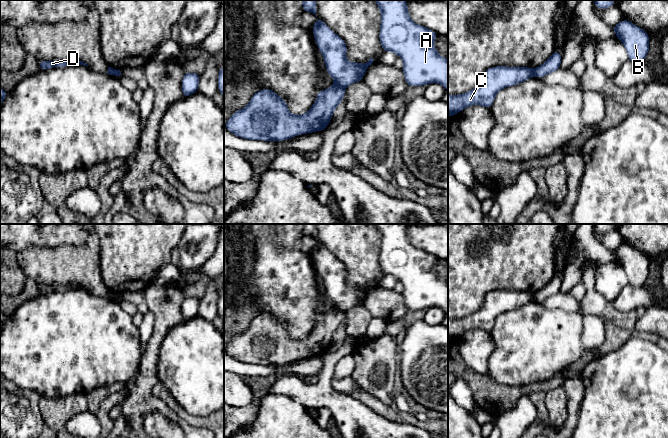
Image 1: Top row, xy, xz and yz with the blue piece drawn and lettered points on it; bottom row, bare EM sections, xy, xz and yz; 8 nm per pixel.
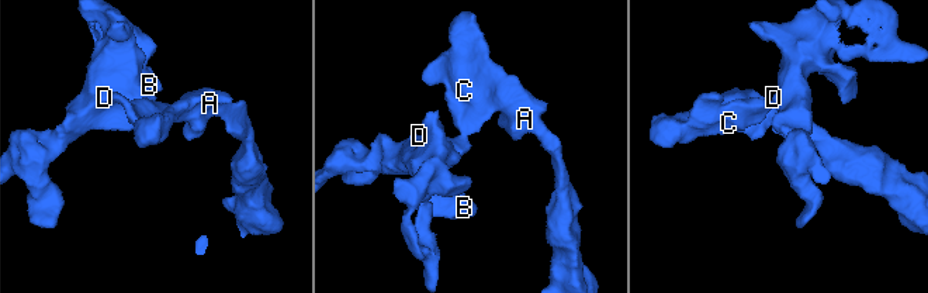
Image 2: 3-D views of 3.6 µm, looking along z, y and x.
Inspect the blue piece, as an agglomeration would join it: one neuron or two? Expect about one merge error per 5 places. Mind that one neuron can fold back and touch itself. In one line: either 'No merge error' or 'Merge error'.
Merge error

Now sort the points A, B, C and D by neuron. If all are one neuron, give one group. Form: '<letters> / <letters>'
A C / B D

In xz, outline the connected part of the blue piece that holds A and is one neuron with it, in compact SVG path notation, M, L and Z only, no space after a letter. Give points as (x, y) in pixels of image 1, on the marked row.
M374 0L381 14L379 40L384 52L394 52L404 61L402 69L409 87L439 83L448 91L448 60L434 48L437 33L411 20L405 0Z

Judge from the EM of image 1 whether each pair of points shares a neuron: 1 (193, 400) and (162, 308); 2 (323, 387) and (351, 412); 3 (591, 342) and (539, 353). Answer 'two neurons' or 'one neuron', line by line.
1: two neurons
2: one neuron
3: two neurons

